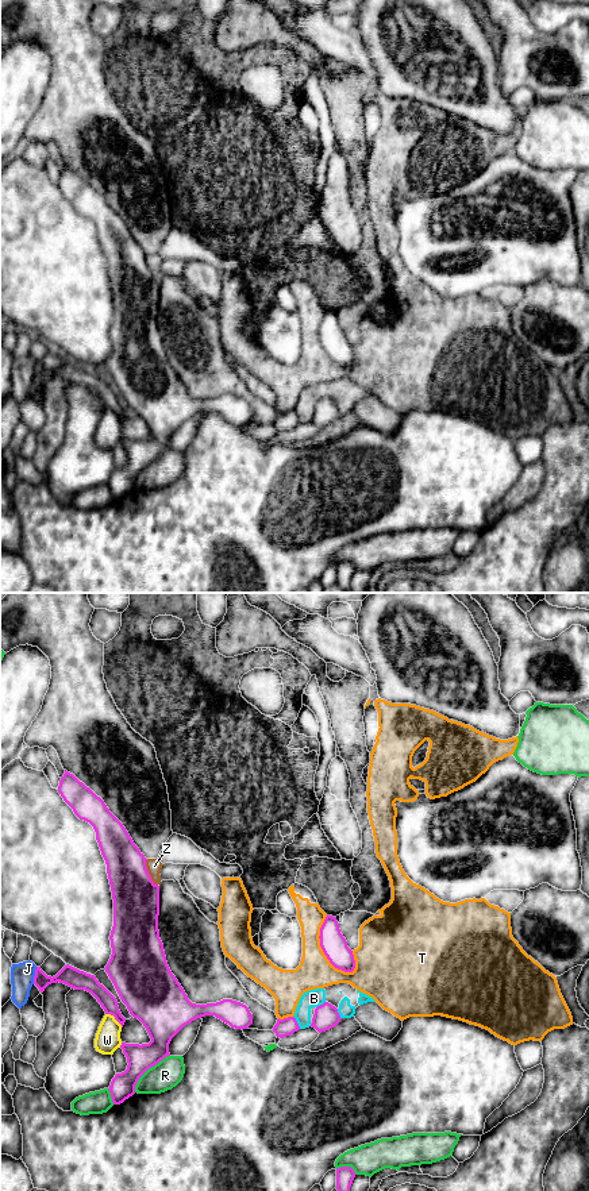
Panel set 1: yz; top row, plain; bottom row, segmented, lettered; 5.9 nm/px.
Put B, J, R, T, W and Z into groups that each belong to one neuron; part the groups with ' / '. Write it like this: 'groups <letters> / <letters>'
groups B T / J / R / W / Z

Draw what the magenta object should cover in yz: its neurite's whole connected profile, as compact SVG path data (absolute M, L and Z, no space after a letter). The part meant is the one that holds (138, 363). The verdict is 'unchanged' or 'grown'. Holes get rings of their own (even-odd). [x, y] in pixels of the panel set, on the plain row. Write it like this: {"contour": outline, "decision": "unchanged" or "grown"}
{"contour": "M66 165L59 176L58 188L74 209L89 217L96 227L96 235L107 259L113 294L113 321L109 331L112 350L104 365L130 409L143 419L151 433L149 439L122 438L120 440L128 460L124 467L115 470L108 483L113 500L120 500L135 489L139 473L149 463L170 451L169 439L185 420L205 411L215 411L231 423L243 425L253 419L253 409L246 400L232 394L207 400L196 400L188 394L168 361L163 339L159 334L159 281L151 275L146 262L147 254L104 196Z", "decision": "unchanged"}

